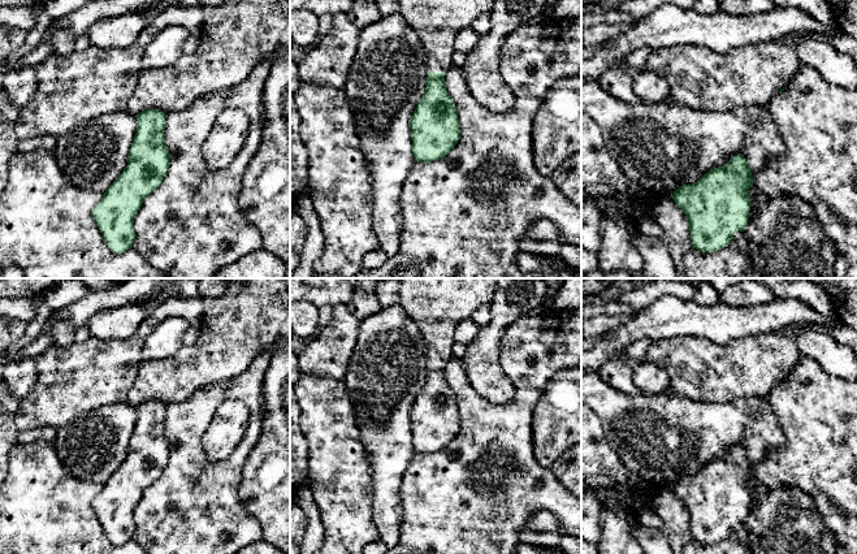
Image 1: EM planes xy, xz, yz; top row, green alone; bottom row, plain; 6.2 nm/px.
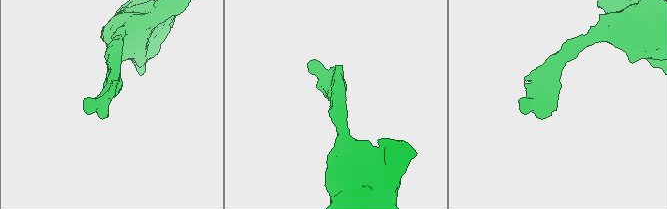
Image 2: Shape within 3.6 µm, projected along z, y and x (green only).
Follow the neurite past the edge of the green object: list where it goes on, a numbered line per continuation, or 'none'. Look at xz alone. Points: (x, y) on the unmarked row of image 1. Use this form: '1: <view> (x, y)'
1: xz (436, 306)

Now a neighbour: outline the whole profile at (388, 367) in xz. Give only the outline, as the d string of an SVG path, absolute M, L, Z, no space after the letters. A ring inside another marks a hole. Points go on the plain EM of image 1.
M399 304L360 320L359 336L343 381L354 403L362 442L369 453L372 519L388 549L399 541L403 514L401 486L416 453L410 412L424 386L429 363L429 351L419 326Z

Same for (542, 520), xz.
M538 511L528 520L528 528L533 532L554 532L558 527L558 518L549 511Z

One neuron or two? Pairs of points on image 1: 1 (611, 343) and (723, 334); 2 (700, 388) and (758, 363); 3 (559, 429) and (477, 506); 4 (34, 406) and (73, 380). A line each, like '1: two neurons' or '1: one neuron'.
1: one neuron
2: one neuron
3: two neurons
4: one neuron

